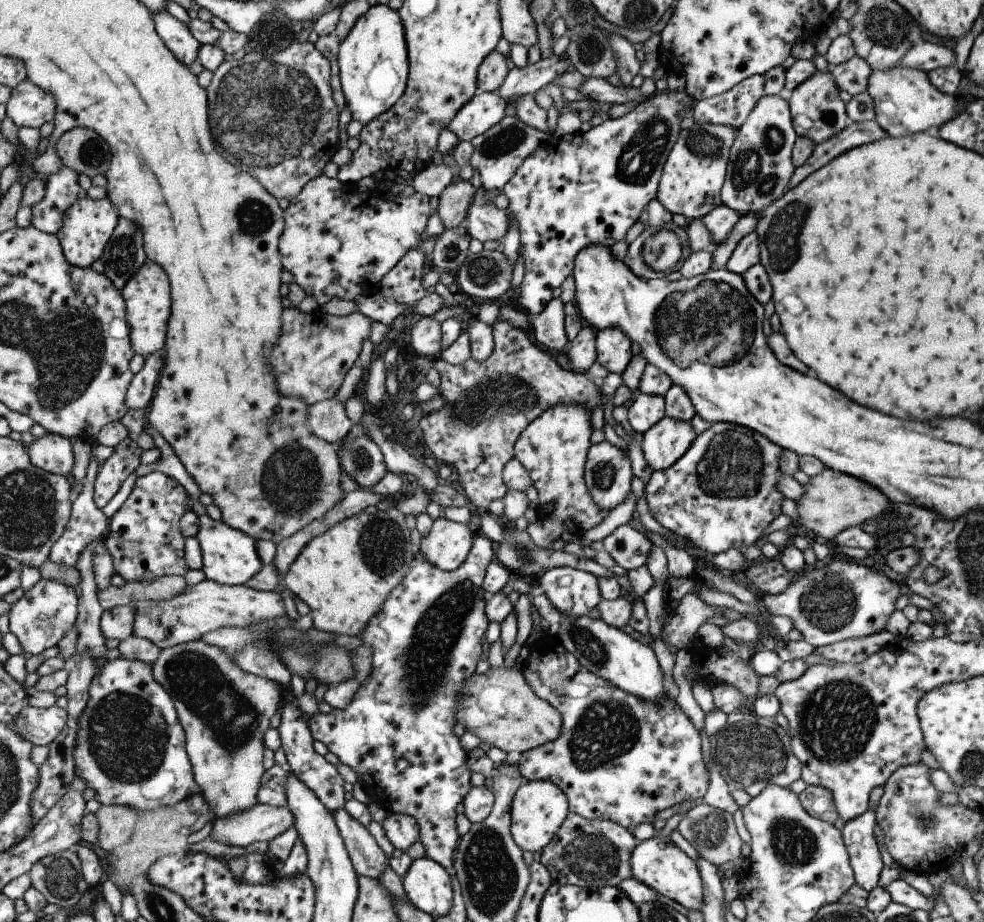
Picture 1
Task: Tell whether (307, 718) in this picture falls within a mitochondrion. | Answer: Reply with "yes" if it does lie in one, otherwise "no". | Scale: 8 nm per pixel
no

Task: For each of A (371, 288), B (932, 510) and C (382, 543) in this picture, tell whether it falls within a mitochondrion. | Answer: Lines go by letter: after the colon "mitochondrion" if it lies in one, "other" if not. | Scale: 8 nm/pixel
A: other
B: other
C: mitochondrion

